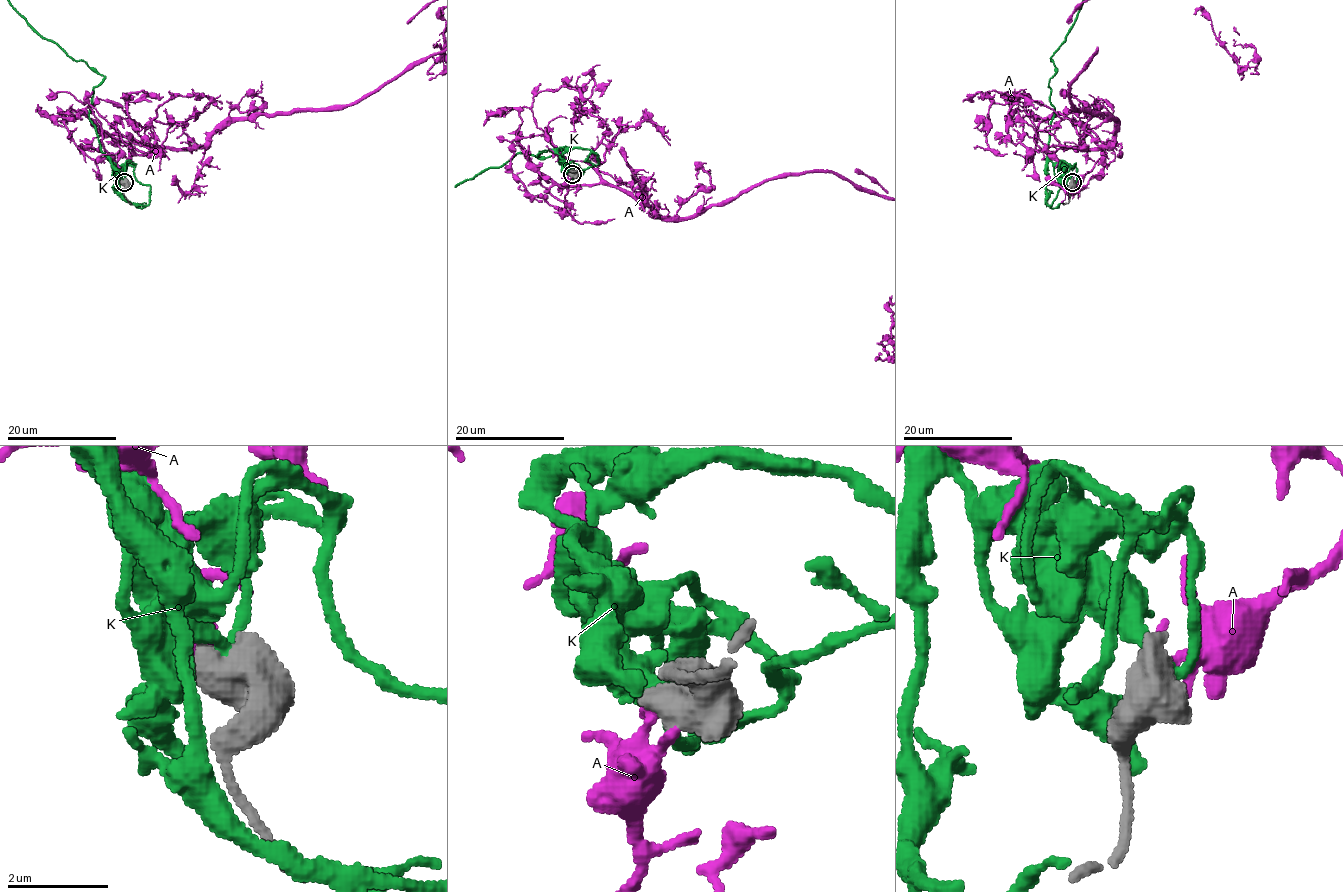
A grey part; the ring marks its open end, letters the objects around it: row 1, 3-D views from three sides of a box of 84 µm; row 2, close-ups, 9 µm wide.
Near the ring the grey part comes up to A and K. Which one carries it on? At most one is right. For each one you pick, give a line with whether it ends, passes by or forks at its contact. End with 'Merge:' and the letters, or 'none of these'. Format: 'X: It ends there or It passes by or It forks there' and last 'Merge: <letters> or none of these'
K: It passes by
Merge: K

